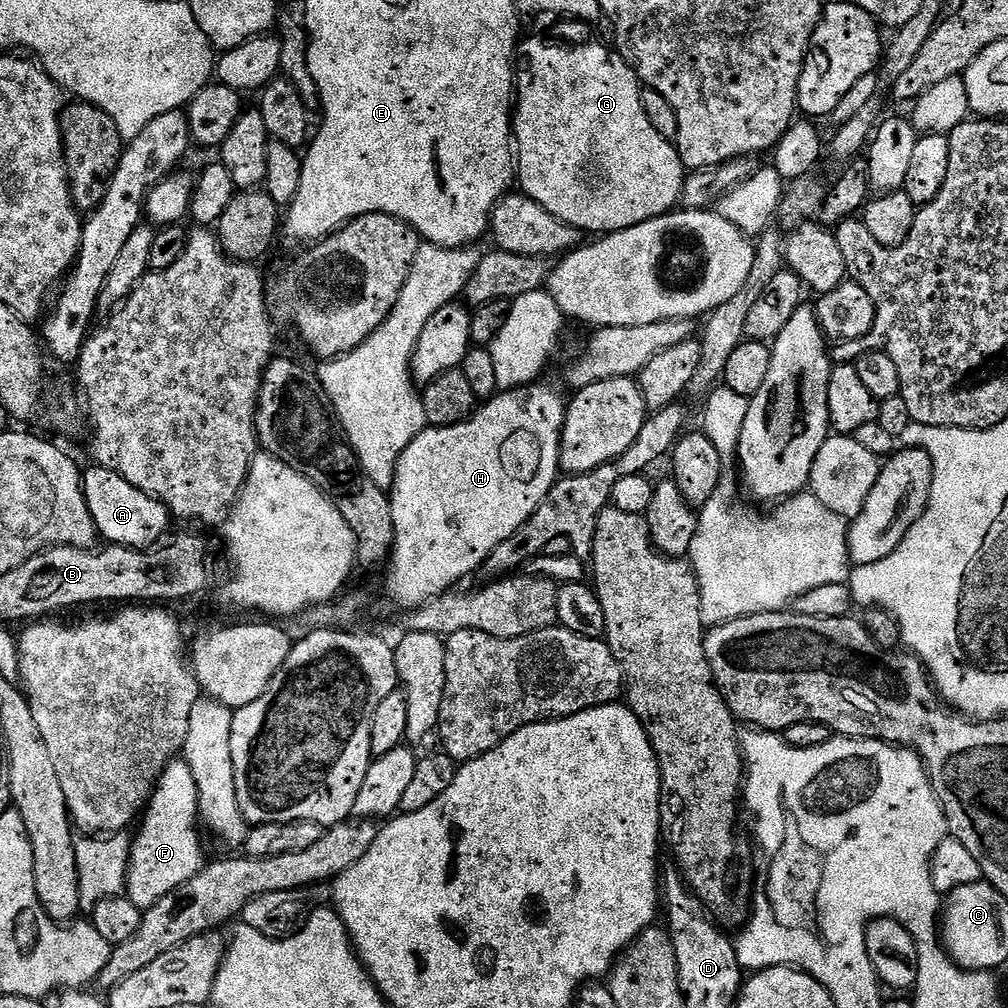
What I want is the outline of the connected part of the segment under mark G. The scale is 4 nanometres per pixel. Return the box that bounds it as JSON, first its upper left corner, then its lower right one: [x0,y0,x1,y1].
[514,39,686,234]

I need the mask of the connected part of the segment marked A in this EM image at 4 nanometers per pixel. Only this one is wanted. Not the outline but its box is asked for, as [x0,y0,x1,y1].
[83,466,170,548]

